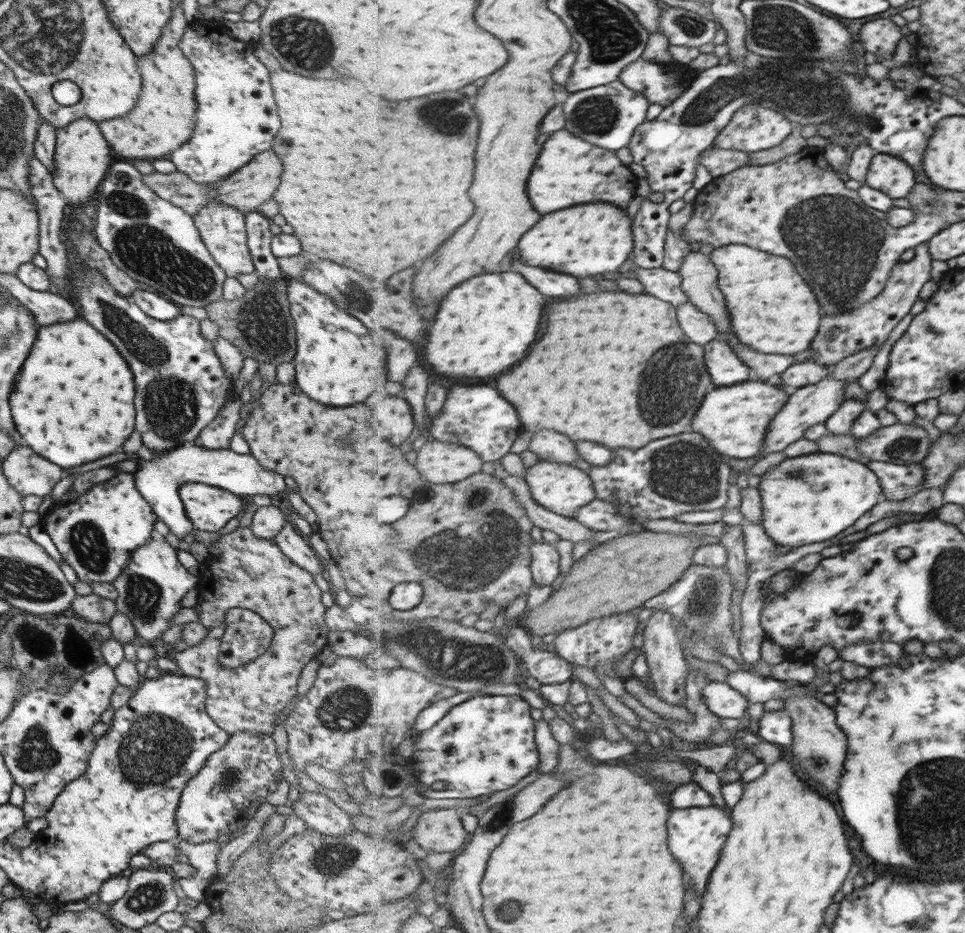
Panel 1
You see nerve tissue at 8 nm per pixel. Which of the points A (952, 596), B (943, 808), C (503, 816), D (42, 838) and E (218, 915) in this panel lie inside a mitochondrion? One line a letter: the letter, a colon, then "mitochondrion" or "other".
A: mitochondrion
B: mitochondrion
C: other
D: other
E: other

